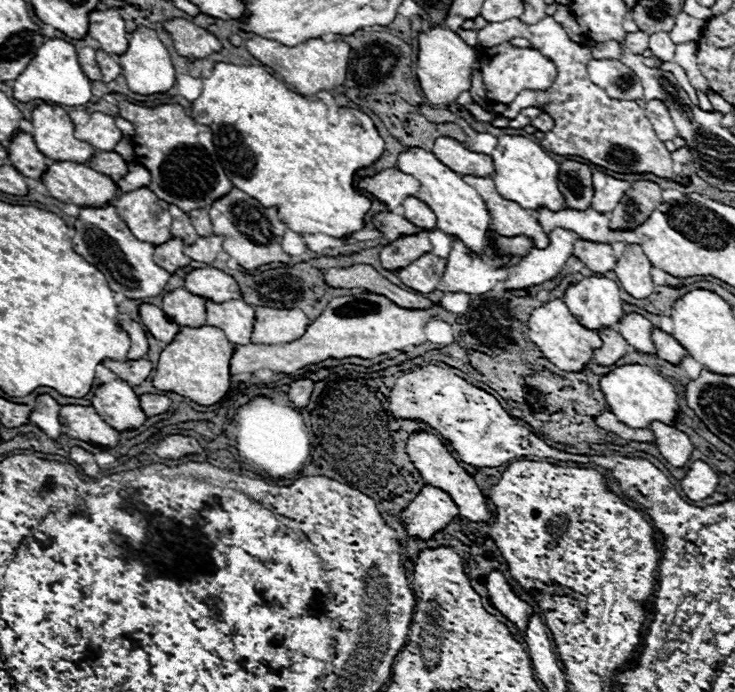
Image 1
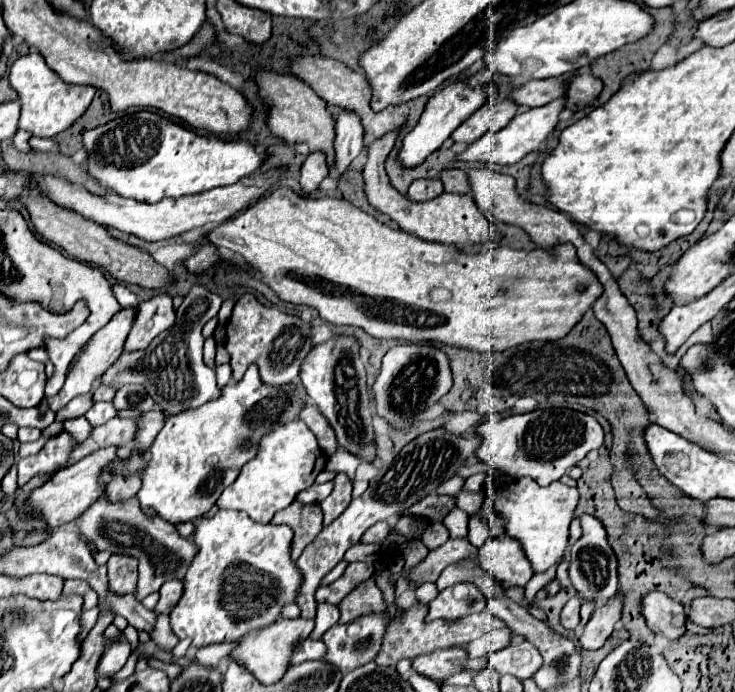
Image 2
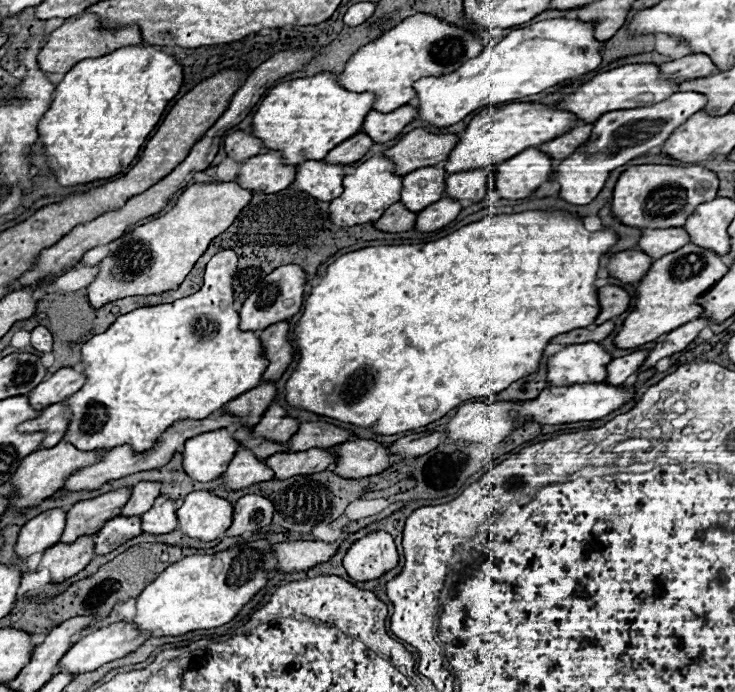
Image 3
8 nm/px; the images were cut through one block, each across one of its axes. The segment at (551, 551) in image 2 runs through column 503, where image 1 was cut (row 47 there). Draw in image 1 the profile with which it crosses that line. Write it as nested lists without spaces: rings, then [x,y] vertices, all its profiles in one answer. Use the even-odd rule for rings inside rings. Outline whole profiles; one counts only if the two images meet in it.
[[[502,42],[492,48],[480,48],[480,72],[488,98],[496,104],[510,104],[522,90],[548,90],[556,78],[556,66],[534,48],[516,48]]]

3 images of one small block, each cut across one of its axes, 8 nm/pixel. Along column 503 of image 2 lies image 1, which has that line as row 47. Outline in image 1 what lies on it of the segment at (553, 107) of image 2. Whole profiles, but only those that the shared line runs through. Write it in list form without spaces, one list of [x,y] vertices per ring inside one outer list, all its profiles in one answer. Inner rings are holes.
[[[140,26],[136,32],[130,34],[130,46],[128,46],[126,54],[120,56],[120,66],[122,66],[122,74],[126,76],[128,88],[142,96],[164,94],[176,84],[176,70],[168,56],[168,50],[158,40],[156,32],[146,26]]]

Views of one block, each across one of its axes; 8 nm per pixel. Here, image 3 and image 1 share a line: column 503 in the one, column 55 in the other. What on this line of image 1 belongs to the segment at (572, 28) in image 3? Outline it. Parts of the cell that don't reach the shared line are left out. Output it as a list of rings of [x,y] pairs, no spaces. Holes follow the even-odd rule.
[[[46,40],[42,48],[34,54],[34,60],[26,66],[26,70],[14,80],[14,98],[20,102],[30,102],[30,100],[44,100],[44,102],[56,102],[62,106],[84,106],[92,98],[92,86],[90,78],[82,72],[76,56],[76,48],[62,40]]]

